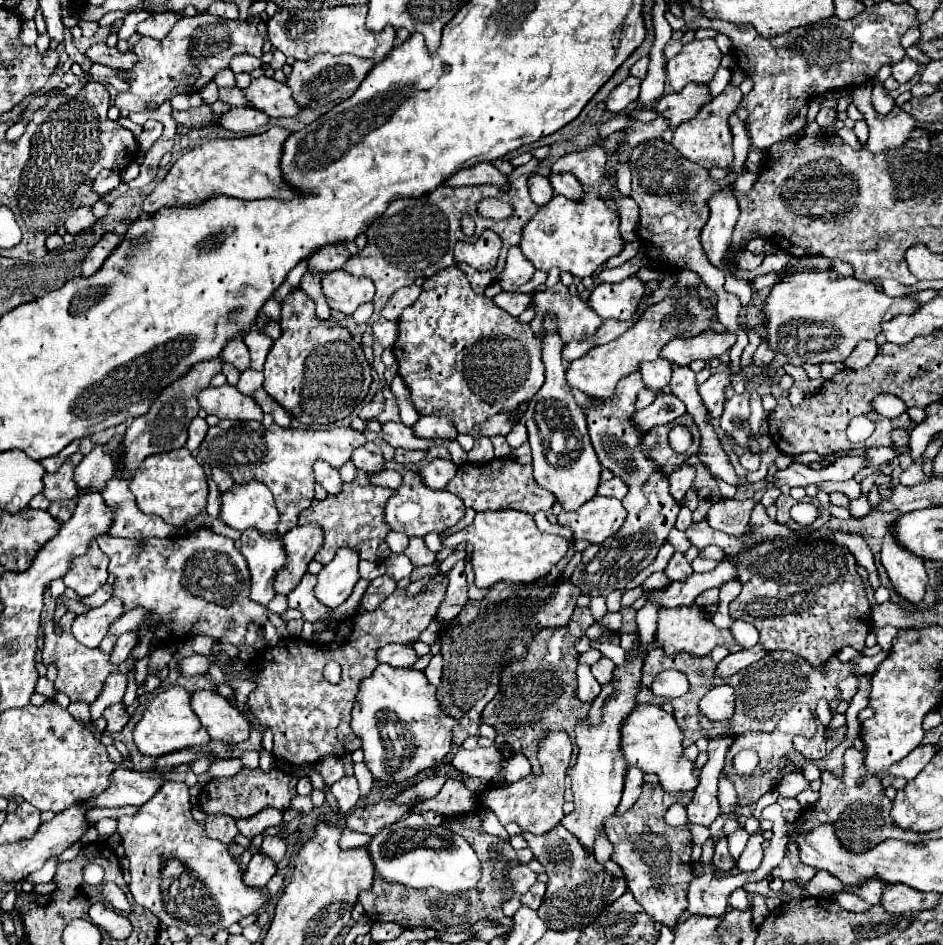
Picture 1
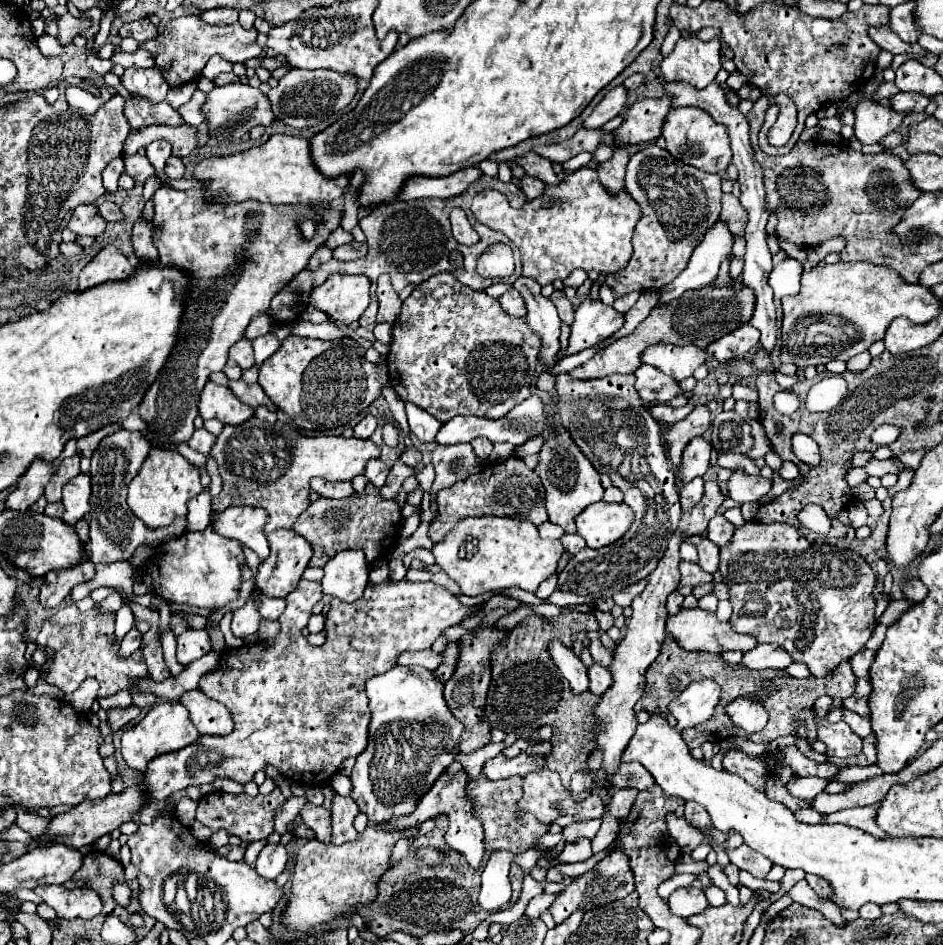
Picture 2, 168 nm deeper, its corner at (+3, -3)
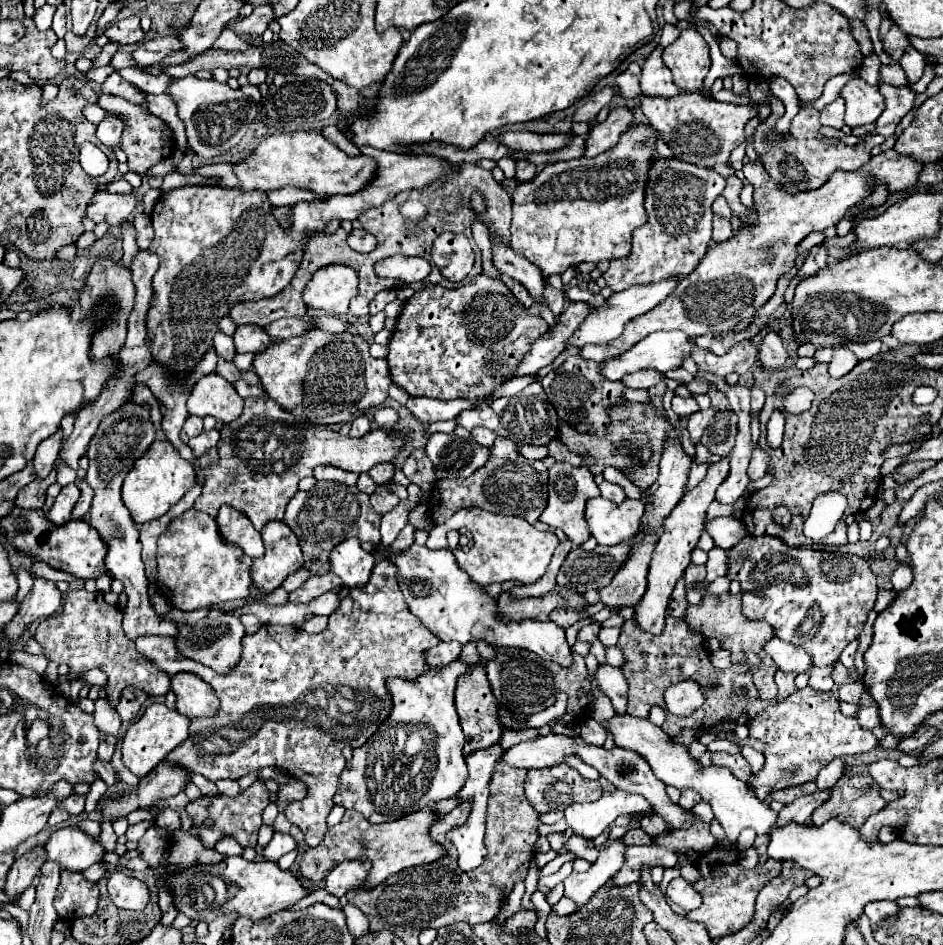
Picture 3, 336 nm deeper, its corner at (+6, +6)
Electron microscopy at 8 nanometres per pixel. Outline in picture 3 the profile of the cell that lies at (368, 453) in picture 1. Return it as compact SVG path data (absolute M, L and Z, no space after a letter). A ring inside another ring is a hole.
M378 463L368 473L376 483L386 483L394 477L394 465L392 463Z

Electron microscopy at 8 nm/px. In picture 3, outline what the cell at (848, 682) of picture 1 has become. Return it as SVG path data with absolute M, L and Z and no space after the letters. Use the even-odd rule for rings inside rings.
M870 705L870 707L858 707L858 715L856 715L858 723L864 725L866 729L872 729L880 723L880 717L878 717L878 707L876 705Z

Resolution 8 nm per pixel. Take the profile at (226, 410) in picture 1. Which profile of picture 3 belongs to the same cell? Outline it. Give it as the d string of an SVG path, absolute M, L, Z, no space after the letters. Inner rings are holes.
M216 373L198 379L188 395L190 415L214 415L222 423L230 423L240 417L242 407L244 399L224 377Z

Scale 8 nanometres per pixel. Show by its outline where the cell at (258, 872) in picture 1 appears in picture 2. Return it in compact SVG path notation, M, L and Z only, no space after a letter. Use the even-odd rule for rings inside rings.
M267 844L257 858L255 870L259 876L263 876L267 880L275 880L285 870L287 860L289 860L289 856L287 856L287 850L283 844Z

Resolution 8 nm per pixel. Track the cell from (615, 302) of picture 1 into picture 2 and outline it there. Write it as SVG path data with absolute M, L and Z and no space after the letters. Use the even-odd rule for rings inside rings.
M587 298L575 312L575 320L571 326L569 346L559 352L559 360L571 354L577 354L585 348L597 346L601 340L617 332L625 322L625 316L615 312L611 306L605 306L601 300Z

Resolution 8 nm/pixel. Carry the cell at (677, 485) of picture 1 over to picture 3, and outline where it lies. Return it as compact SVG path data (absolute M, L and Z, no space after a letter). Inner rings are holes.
M708 409L708 411L698 411L698 413L692 413L690 415L690 421L688 421L688 433L690 433L690 441L692 445L700 443L700 437L708 425L708 421L712 419L716 411L714 409Z

